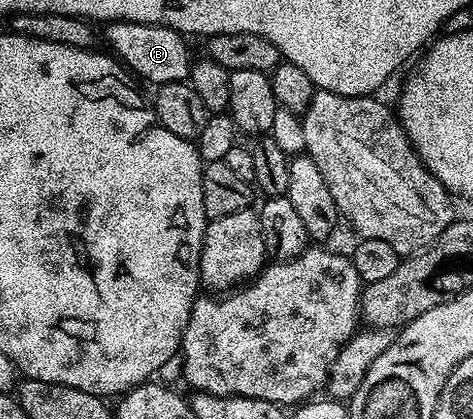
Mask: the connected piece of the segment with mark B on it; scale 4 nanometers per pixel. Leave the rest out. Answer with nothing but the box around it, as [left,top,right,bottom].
[106,21,193,87]

